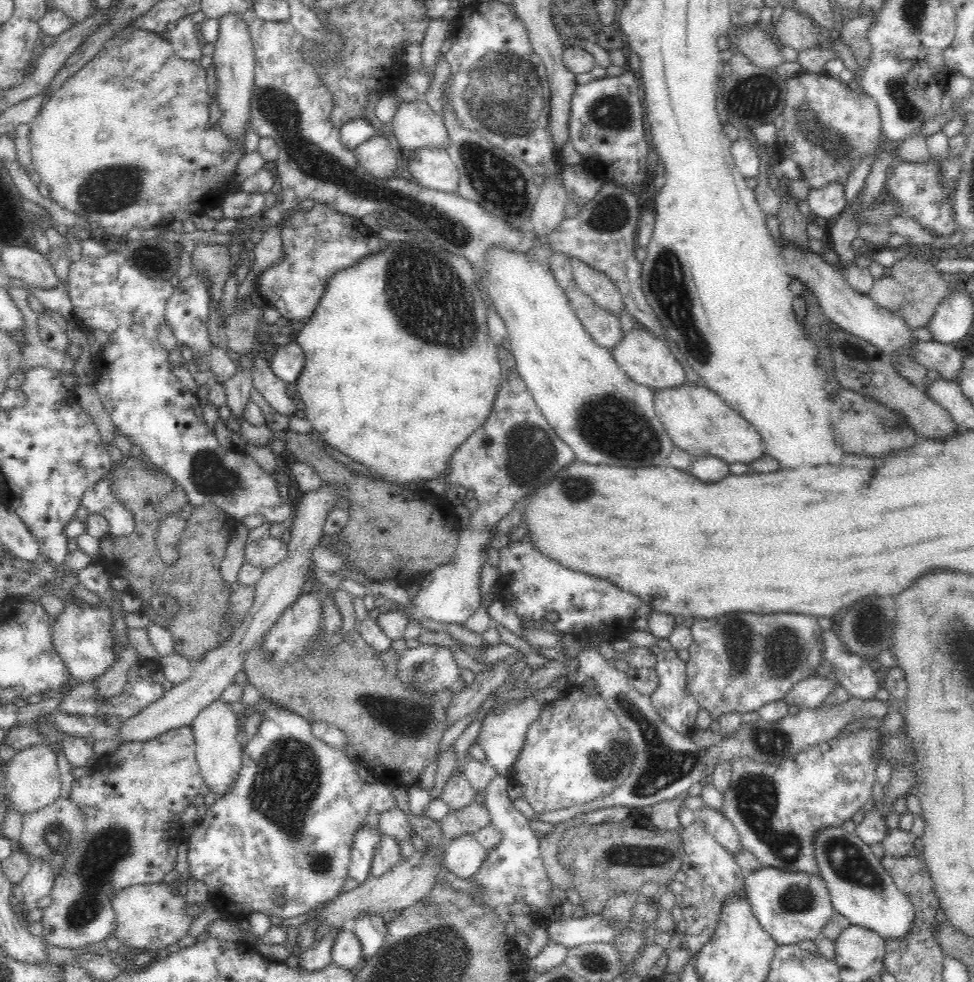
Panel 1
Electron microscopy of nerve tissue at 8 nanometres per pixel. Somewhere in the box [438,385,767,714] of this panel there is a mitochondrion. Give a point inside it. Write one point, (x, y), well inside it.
(616, 427)

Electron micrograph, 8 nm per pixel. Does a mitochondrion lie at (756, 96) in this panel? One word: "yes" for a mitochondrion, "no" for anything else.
yes

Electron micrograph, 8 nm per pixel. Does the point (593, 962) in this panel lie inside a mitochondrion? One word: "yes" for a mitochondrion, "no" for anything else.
yes

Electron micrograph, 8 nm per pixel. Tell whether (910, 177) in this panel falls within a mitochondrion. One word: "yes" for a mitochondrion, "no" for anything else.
no

